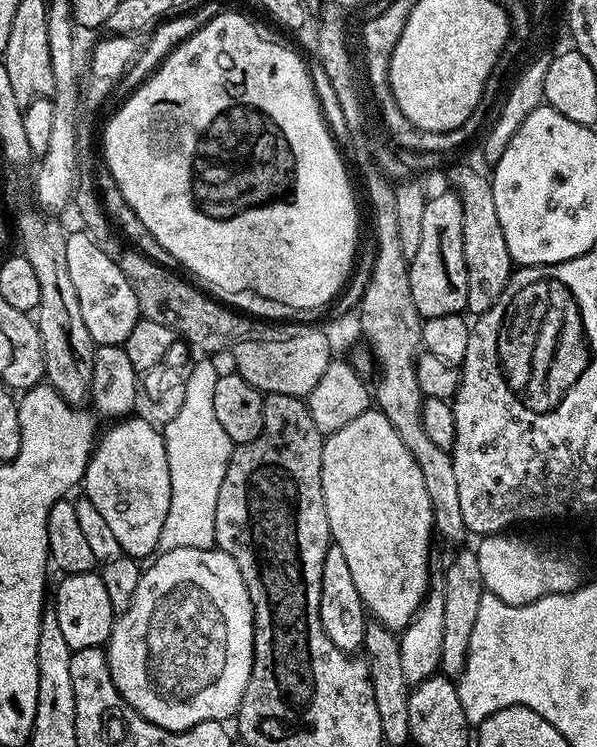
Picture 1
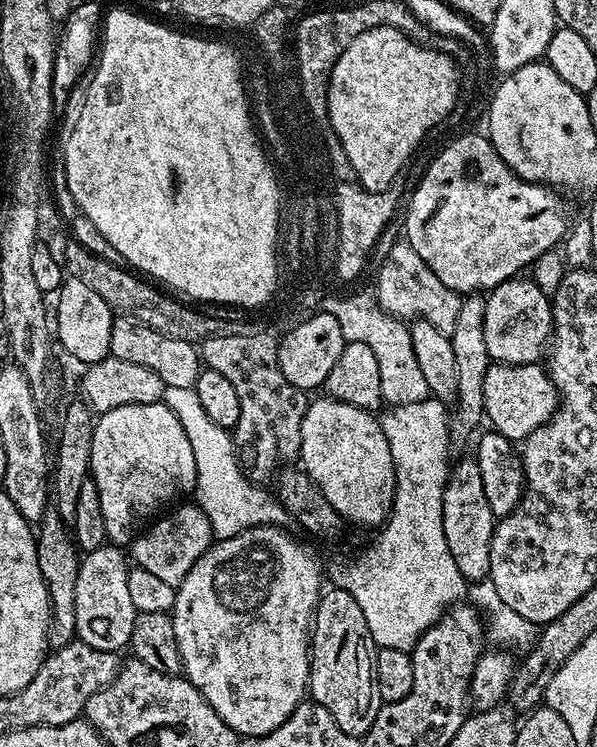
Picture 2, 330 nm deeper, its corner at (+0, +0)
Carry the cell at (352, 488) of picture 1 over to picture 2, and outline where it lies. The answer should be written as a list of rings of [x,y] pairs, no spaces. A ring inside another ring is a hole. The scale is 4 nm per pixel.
[[[313,399],[302,418],[299,463],[326,494],[326,502],[334,506],[341,520],[379,529],[388,519],[396,493],[390,442],[386,442],[386,434],[382,434],[380,421],[373,413],[341,400],[323,399]]]

